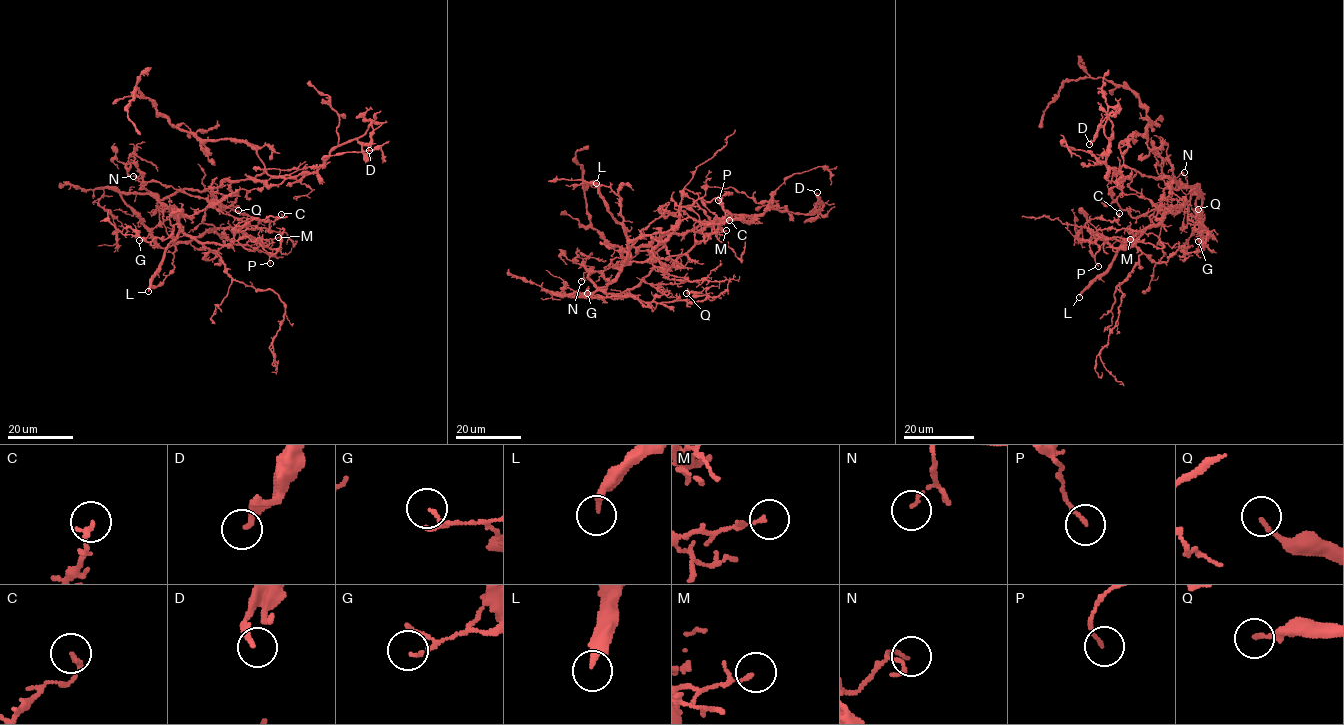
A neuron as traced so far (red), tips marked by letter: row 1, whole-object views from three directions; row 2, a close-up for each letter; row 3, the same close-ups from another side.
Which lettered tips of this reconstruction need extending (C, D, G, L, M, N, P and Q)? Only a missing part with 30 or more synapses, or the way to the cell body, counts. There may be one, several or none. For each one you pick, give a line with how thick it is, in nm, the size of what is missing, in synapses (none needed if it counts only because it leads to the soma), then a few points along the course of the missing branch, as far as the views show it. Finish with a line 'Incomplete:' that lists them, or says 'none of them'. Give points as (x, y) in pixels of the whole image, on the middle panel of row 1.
L: 240 nm thick; about 300 synapses
Incomplete: L

